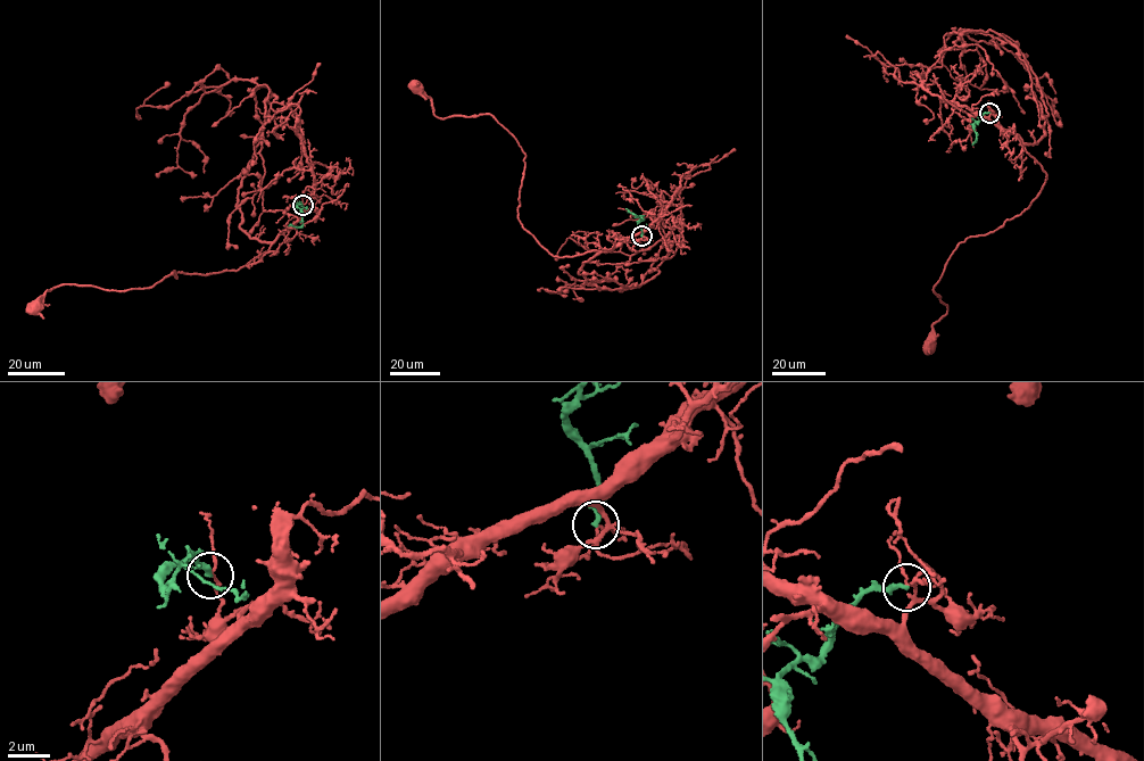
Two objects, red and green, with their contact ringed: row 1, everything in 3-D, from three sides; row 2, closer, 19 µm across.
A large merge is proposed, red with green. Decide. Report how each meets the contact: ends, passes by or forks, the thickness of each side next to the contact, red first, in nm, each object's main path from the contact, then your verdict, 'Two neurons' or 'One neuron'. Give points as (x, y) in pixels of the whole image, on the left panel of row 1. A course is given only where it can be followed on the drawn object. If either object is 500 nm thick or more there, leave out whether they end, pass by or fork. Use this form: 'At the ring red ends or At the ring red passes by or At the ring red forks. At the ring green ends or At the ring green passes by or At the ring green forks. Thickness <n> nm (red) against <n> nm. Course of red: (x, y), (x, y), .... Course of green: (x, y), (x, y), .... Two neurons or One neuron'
At the ring red passes by. At the ring green ends. Thickness 110 nm (red) against 240 nm. Course of red: (301, 205), (238, 270), (173, 271), (126, 290), (58, 286), (34, 309). Course of green: (301, 206), (299, 203), (296, 207), (303, 224), (288, 225). Two neurons

